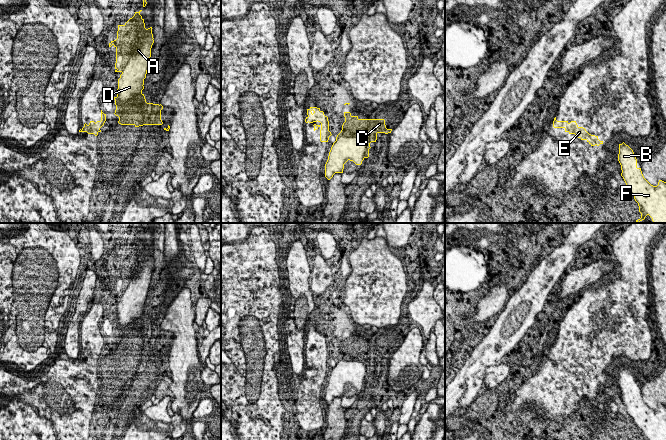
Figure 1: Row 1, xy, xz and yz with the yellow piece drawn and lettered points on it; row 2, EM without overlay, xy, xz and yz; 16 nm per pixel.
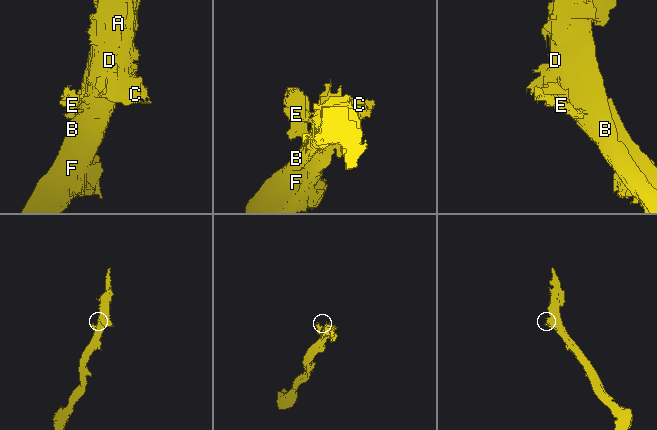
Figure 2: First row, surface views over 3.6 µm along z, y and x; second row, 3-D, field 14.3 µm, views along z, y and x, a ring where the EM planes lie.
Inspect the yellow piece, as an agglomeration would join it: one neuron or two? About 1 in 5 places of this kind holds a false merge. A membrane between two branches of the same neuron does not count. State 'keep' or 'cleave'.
keep

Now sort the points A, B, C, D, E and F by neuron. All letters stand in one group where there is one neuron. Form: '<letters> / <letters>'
A B C D E F

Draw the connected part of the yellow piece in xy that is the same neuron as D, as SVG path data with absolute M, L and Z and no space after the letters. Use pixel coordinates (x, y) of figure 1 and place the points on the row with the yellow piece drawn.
M135 12L124 25L118 25L117 39L109 43L116 48L115 72L121 72L118 79L117 96L114 97L116 110L115 115L119 117L118 123L121 125L162 125L160 104L147 103L142 90L144 89L144 79L146 78L148 65L151 57L151 48L154 43L152 27L146 29L144 19L139 12Z

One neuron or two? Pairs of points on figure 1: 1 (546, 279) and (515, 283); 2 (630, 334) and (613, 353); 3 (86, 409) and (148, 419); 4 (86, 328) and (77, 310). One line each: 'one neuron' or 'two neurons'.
1: two neurons
2: two neurons
3: two neurons
4: two neurons

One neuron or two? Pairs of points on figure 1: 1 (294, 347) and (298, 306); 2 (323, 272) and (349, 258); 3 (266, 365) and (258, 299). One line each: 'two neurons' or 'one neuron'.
1: one neuron
2: two neurons
3: one neuron

